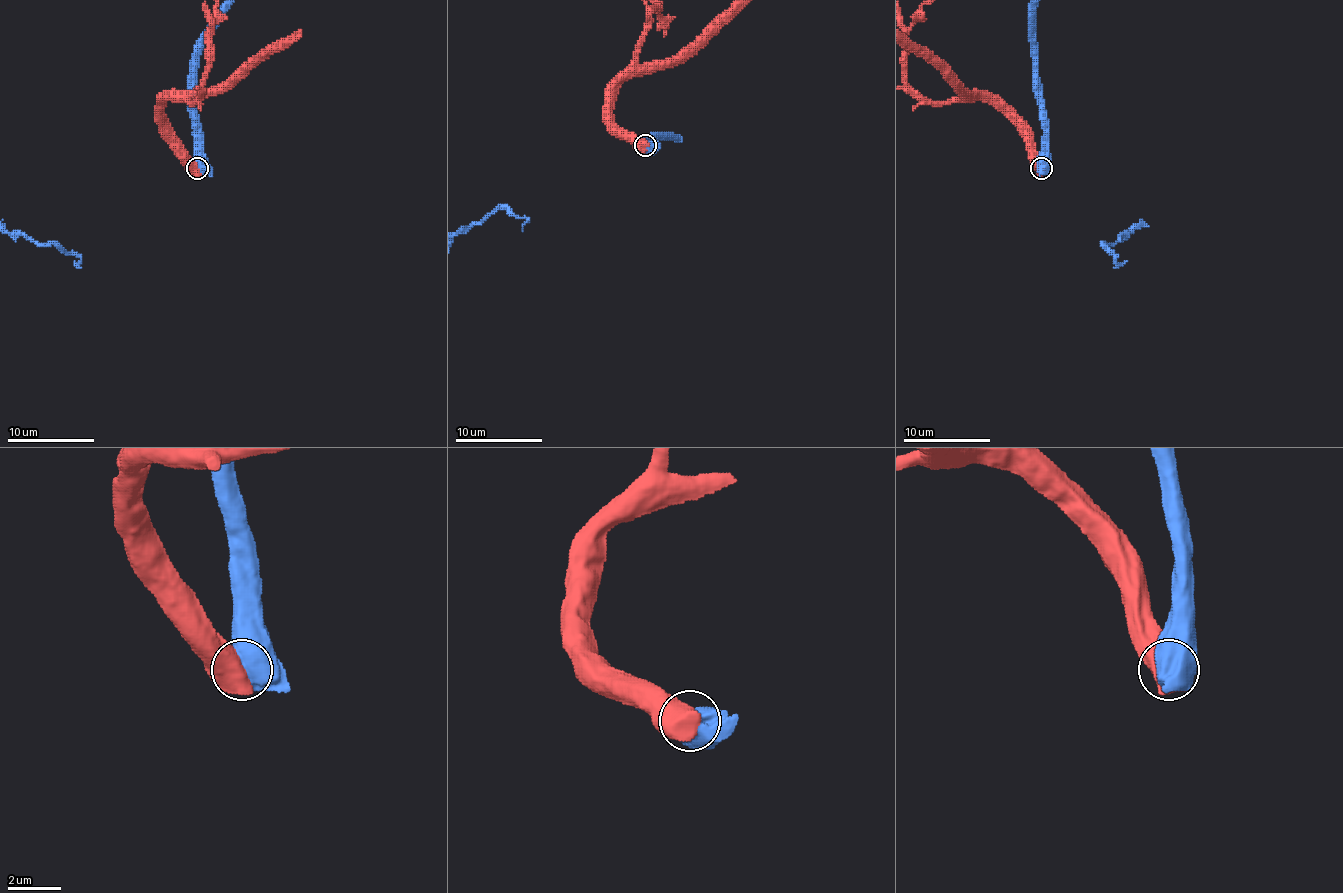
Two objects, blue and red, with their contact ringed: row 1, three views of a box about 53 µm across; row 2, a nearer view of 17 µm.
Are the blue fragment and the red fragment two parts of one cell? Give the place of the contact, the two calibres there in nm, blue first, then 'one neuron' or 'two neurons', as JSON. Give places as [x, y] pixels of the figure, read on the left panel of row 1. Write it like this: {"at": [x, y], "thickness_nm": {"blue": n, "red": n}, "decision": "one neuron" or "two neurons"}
{"at": [197, 168], "thickness_nm": {"blue": 800, "red": 850}, "decision": "two neurons"}

